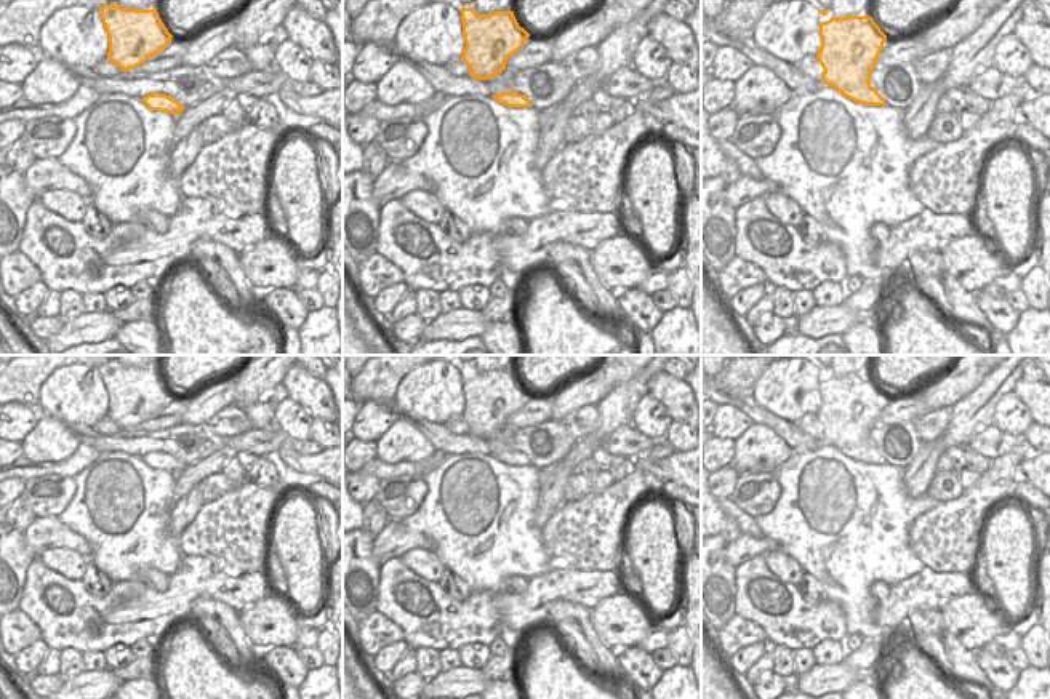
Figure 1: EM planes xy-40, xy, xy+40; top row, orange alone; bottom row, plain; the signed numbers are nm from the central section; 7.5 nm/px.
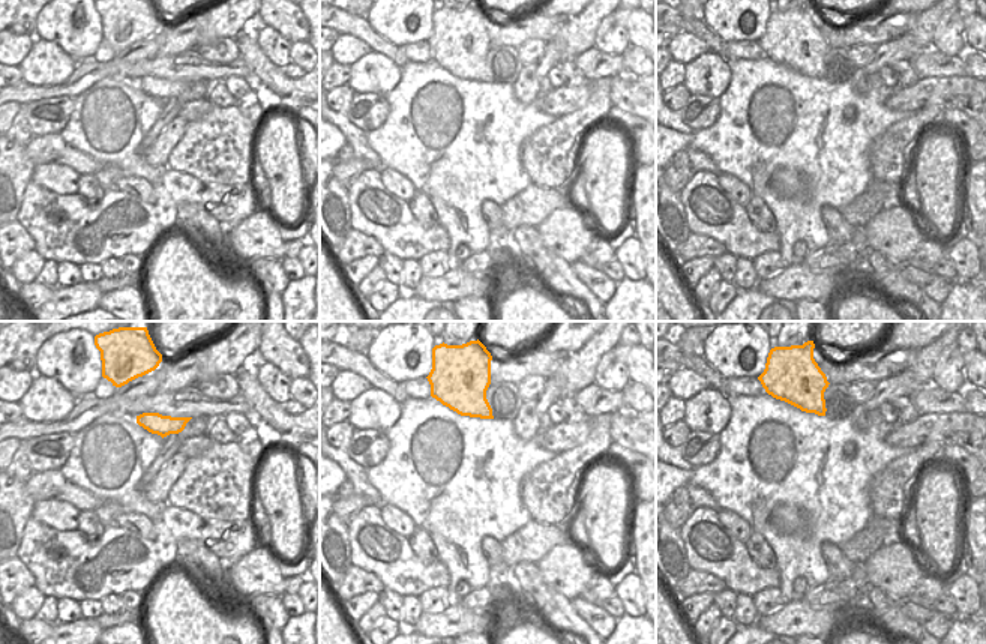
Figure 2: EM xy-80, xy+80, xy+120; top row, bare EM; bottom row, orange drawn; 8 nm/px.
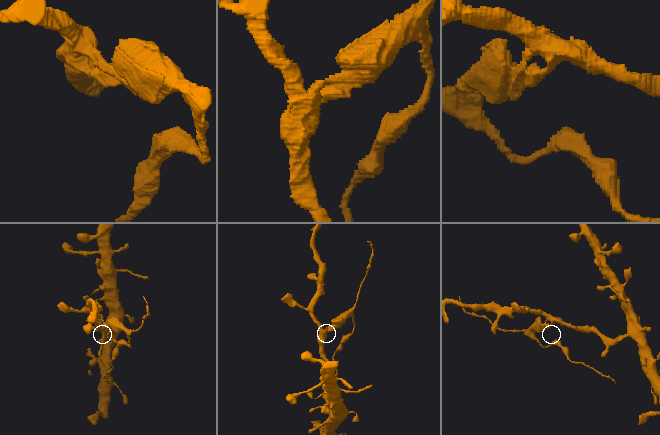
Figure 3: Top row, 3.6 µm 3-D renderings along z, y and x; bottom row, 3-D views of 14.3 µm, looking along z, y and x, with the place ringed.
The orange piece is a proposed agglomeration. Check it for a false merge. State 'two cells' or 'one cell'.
two cells

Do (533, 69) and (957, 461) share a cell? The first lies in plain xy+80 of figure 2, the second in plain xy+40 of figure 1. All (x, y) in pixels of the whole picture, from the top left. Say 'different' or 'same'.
different

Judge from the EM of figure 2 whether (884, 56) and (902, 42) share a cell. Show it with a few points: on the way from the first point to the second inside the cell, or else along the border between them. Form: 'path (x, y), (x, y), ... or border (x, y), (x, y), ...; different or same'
path (889, 53), (898, 47); same

